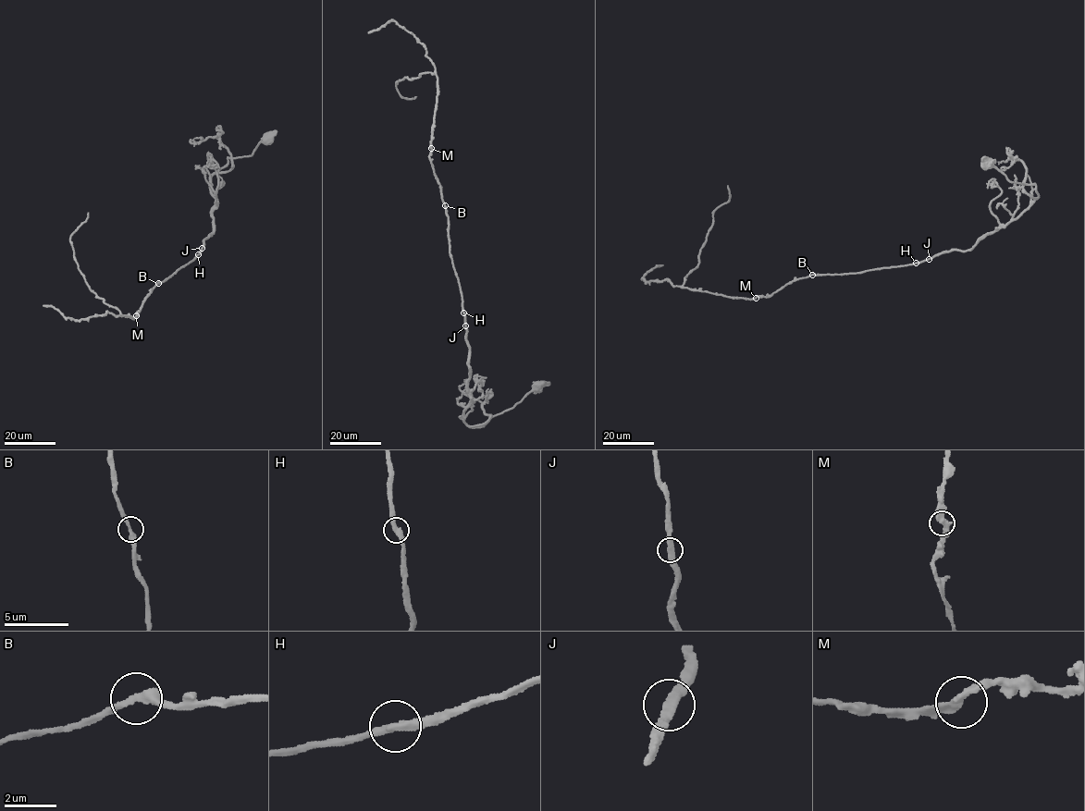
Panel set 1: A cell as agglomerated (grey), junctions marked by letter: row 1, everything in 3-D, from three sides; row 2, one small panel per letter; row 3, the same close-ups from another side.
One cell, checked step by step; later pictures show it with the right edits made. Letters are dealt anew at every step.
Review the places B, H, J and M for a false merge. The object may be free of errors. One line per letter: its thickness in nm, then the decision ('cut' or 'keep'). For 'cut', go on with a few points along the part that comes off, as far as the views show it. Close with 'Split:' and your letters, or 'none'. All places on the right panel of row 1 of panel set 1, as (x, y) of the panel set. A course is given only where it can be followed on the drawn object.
B: 360 nm | keep
H: 340 nm | cut | (916, 263), (812, 275), (752, 299), (684, 288), (684, 278), (698, 264), (713, 212), (729, 200), (727, 185)
J: 320 nm | keep
M: 320 nm | keep
Split: H

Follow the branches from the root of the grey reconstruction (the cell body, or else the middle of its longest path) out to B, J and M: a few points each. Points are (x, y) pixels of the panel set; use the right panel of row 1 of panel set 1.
B: (987, 164), (1012, 182), (1033, 184), (1039, 196), (971, 249), (945, 251), (905, 265), (812, 275)
J: (987, 164), (1012, 182), (1033, 184), (1039, 196), (1016, 218), (987, 232), (971, 249), (945, 251), (929, 259)
M: (987, 164), (1012, 182), (1033, 184), (1039, 196), (971, 249), (945, 251), (905, 265), (812, 275), (756, 298)

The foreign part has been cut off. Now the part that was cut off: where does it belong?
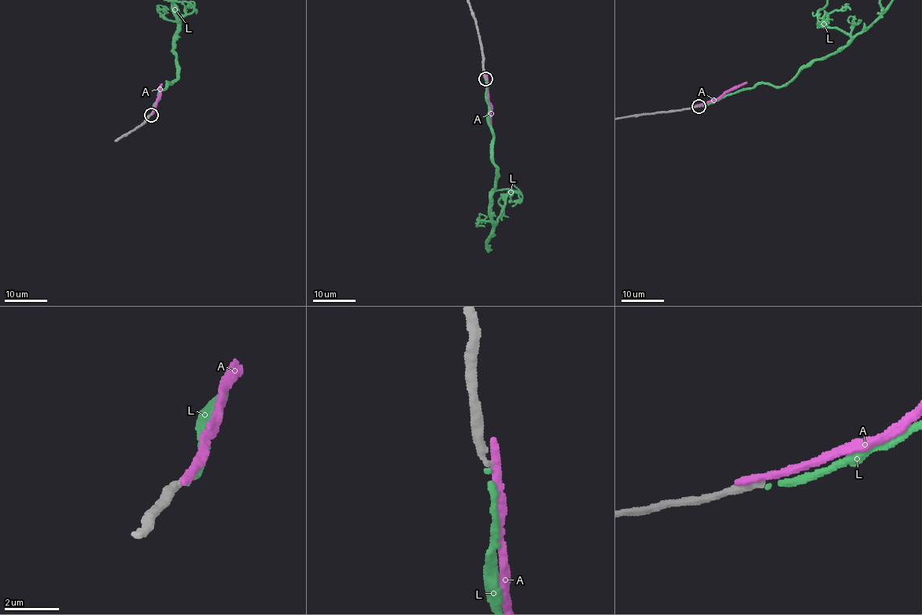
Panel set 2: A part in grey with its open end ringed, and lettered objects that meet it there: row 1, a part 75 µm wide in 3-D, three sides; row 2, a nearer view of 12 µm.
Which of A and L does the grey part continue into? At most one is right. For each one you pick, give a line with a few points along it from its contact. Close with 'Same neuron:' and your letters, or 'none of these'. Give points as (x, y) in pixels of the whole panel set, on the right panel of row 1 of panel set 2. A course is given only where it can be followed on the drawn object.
Same neuron: L

